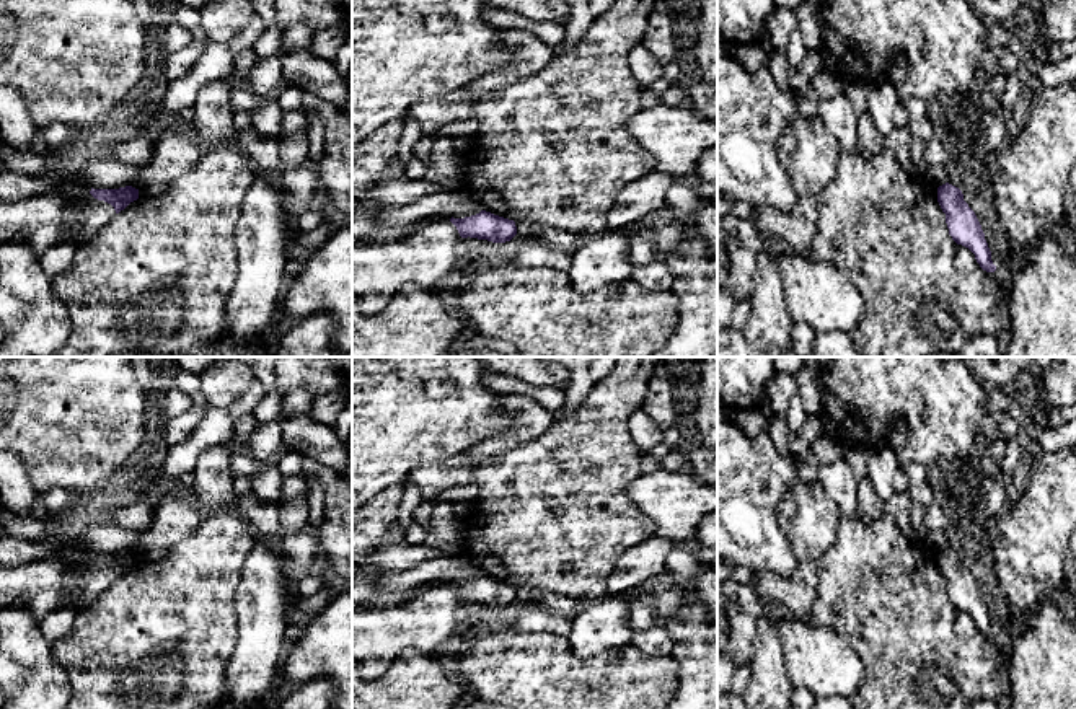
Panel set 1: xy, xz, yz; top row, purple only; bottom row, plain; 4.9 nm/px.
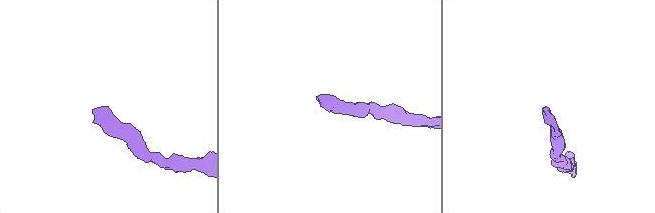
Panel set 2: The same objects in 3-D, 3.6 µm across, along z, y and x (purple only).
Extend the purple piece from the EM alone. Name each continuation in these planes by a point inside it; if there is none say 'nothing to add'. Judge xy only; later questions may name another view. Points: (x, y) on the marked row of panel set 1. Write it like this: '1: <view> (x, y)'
1: xy (72, 215)

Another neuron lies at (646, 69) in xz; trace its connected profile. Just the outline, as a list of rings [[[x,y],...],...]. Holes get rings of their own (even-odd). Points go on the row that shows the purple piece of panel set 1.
[[[637,44],[629,52],[629,57],[631,72],[642,88],[650,88],[655,81],[664,78],[664,65],[644,44]]]

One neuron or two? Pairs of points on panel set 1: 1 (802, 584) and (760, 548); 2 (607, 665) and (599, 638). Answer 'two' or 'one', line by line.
1: two
2: two

